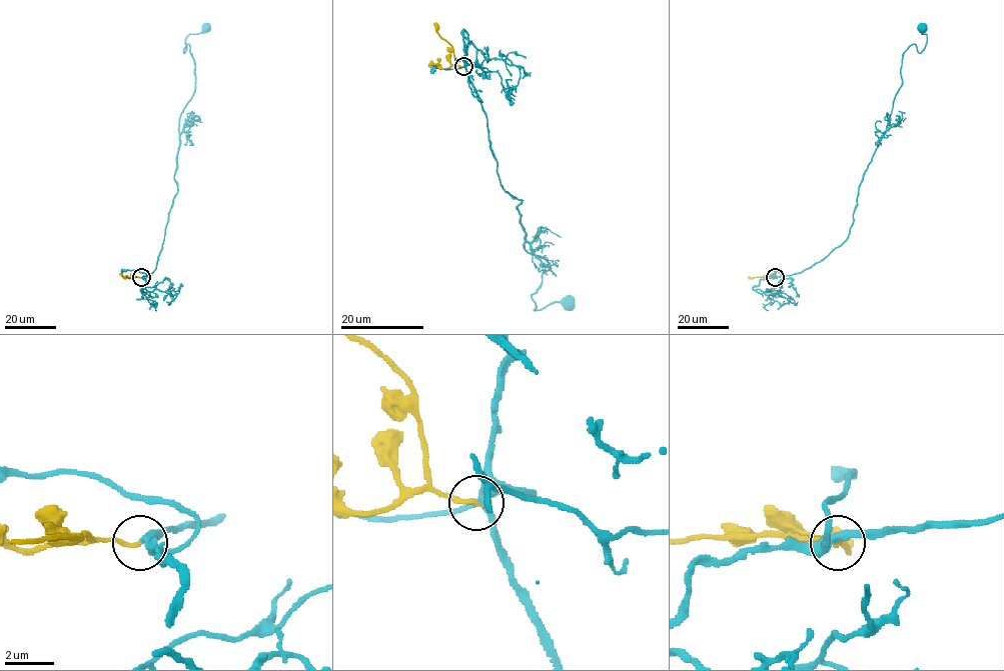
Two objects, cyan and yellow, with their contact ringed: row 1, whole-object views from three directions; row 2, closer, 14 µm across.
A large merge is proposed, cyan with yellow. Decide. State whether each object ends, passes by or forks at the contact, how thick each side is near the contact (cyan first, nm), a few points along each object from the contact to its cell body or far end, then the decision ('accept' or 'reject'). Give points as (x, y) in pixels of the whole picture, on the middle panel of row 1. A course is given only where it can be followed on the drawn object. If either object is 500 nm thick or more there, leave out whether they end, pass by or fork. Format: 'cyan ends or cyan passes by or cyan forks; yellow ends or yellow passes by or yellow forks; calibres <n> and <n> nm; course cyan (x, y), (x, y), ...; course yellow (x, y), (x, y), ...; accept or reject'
cyan passes by; yellow ends; calibres 280 and 180 nm; course cyan (463, 67), (487, 123), (502, 187), (522, 200), (524, 248), (550, 264), (532, 294), (534, 310), (569, 304); course yellow (463, 67), (455, 63), (453, 48), (440, 37), (433, 22); accept

